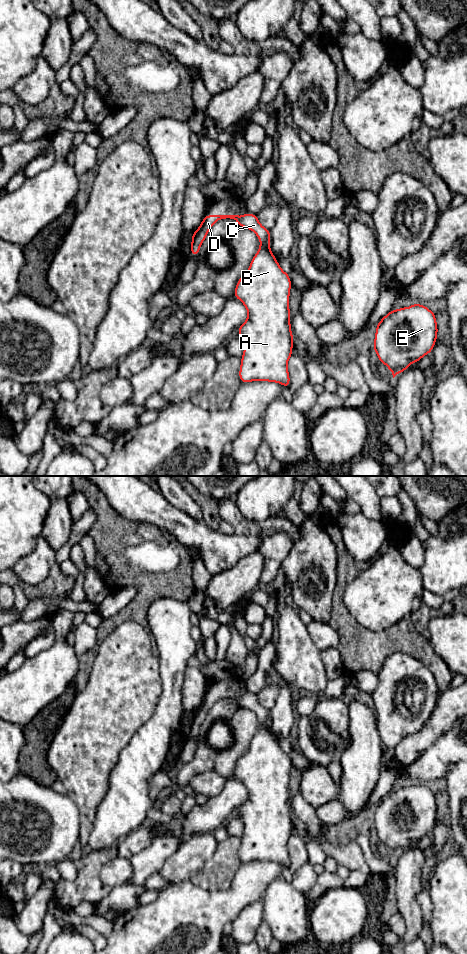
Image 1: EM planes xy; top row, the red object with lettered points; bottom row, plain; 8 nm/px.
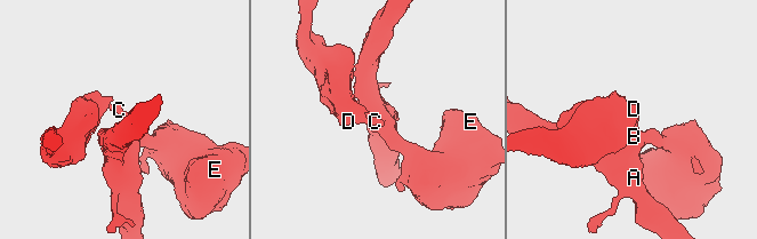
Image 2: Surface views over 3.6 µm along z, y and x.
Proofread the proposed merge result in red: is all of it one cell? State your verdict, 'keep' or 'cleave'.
cleave

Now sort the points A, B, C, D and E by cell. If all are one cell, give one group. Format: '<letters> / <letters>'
A B C E / D

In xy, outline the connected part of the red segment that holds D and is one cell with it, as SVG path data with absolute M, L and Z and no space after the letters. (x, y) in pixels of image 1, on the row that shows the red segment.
M205 215L199 228L191 235L192 243L190 250L192 257L199 256L200 247L204 242L208 231L217 221L226 218L237 220L239 217L239 215Z

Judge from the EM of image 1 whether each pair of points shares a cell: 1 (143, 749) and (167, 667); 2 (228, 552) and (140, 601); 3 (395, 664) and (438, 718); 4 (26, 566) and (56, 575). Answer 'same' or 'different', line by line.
1: same
2: different
3: different
4: different

